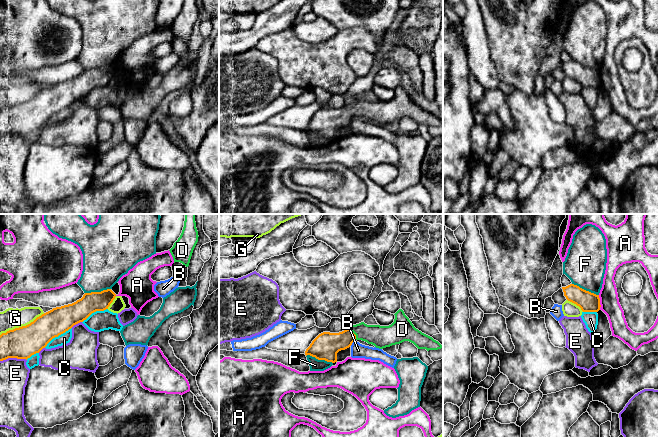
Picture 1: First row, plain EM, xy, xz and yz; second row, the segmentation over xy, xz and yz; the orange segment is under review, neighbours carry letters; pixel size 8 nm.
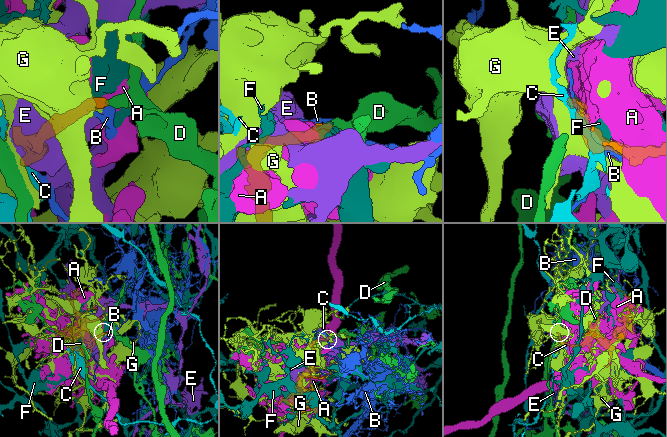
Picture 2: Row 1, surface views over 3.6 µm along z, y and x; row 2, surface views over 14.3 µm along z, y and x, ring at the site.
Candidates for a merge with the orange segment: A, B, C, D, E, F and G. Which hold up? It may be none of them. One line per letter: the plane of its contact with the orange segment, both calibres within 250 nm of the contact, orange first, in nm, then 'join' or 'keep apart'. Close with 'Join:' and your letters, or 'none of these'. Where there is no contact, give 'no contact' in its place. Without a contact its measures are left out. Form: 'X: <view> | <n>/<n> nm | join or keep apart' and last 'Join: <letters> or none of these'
A: yz | 160/160 nm | keep apart
B: xz | 220/120 nm | keep apart
C: xy | 240/90 nm | keep apart
D: xz | 220/180 nm | join
E: xy | 260/240 nm | keep apart
F: xz | 220/100 nm | keep apart
G: xy | 260/160 nm | keep apart
Join: D

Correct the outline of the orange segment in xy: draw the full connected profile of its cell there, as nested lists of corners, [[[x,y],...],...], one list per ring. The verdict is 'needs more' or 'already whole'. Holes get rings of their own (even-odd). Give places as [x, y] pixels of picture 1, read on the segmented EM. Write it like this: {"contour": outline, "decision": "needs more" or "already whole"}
{"contour": [[[111,290],[85,293],[76,302],[37,317],[26,326],[0,335],[0,361],[8,358],[28,359],[39,353],[55,337],[86,320],[96,311],[108,309],[116,294]]], "decision": "already whole"}

